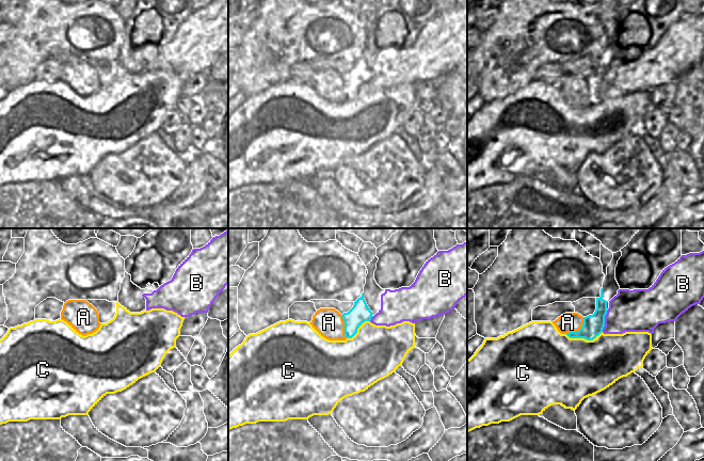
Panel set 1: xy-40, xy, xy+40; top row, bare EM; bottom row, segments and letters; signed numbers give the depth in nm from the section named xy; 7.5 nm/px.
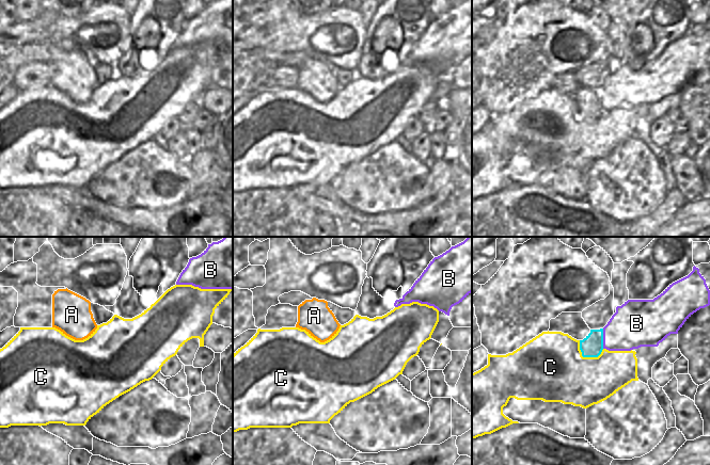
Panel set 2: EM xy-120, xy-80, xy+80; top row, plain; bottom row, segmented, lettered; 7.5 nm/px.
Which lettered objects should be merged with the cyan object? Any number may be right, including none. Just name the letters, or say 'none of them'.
A

